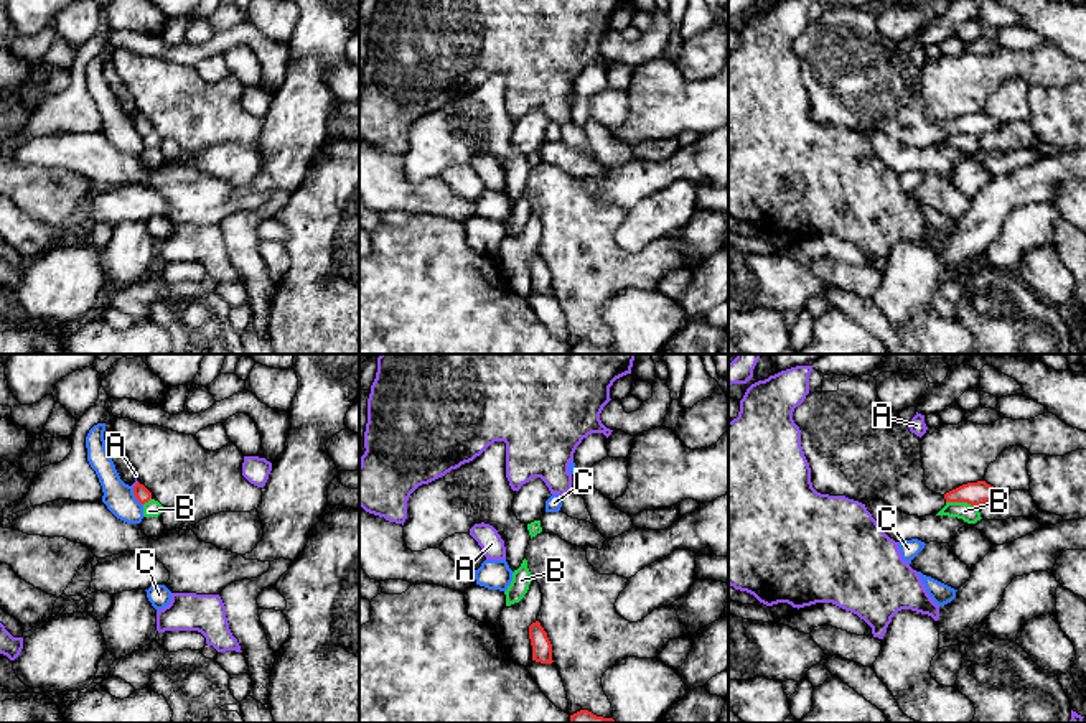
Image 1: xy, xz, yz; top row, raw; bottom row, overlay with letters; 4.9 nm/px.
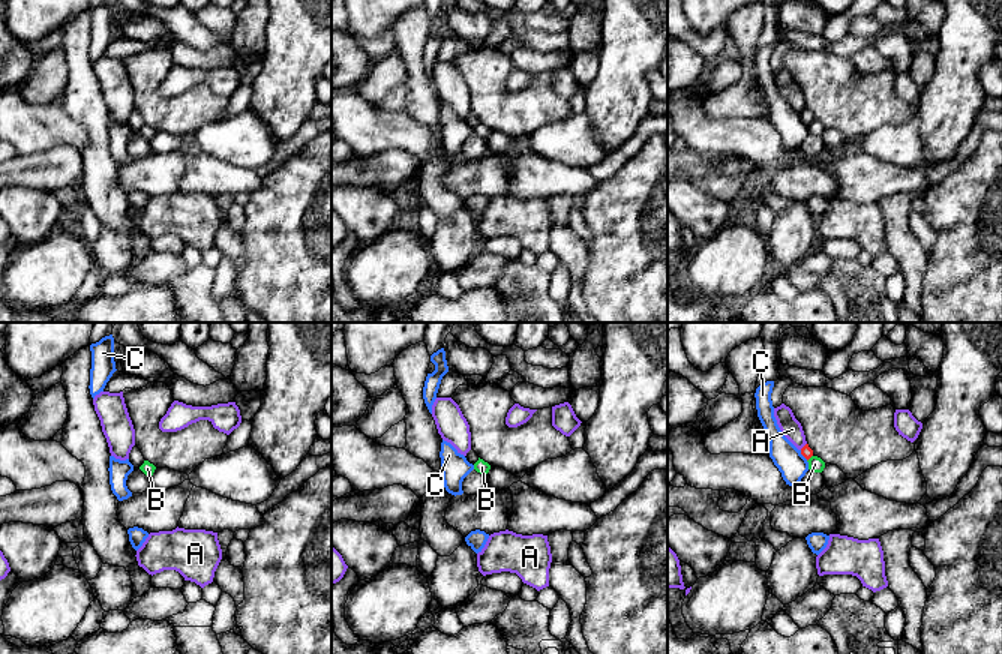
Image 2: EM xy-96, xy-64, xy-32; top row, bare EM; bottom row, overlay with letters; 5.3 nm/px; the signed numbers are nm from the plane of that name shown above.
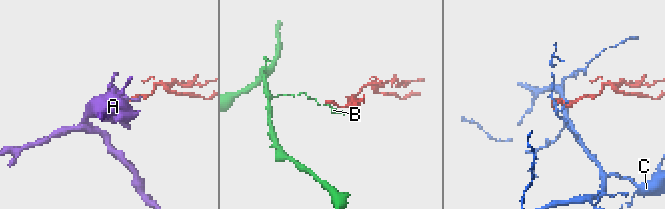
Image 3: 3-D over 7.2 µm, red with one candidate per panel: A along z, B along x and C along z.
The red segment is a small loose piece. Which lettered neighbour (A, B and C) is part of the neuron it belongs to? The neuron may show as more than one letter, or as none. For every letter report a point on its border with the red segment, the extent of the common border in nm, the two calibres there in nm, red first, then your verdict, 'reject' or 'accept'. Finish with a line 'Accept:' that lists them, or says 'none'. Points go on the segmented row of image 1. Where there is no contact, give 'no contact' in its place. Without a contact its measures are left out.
A: xy (135, 485) | 40 nm | 70/20 nm | reject
B: yz (961, 501) | 150 nm | 110/90 nm | reject
C: xy (135, 496) | 100 nm | 70/150 nm | reject
Accept: none

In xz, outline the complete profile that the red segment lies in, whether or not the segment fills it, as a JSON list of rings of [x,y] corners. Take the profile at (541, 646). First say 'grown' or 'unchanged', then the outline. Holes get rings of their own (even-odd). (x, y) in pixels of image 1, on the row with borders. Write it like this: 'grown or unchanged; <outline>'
unchanged; [[[539,621],[529,626],[529,639],[532,646],[532,660],[552,664],[552,644]]]

